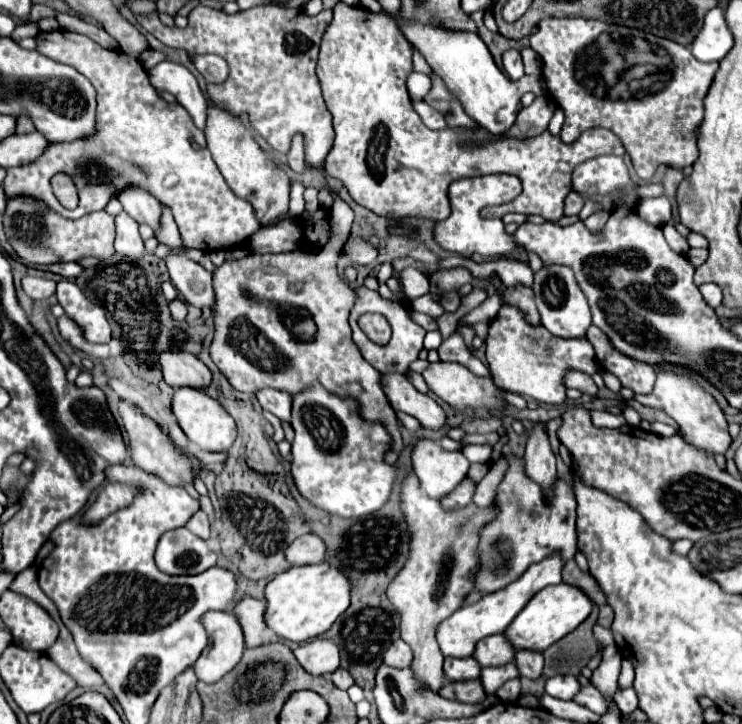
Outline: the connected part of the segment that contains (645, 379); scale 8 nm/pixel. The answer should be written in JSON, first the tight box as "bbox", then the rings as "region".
{"bbox":[588,325,656,393],"region":[[[592,325],[588,329],[588,341],[592,343],[592,347],[596,351],[596,359],[598,359],[600,367],[604,371],[614,373],[620,379],[622,387],[628,387],[634,393],[652,391],[652,385],[656,381],[656,371],[652,365],[636,361],[636,359],[626,357],[620,351],[616,351],[614,345],[608,341],[608,337],[596,325]]]}

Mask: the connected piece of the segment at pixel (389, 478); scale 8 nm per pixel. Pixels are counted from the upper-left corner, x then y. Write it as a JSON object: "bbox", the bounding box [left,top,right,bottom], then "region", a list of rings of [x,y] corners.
{"bbox":[290,385,396,517],"region":[[[312,385],[312,387],[306,389],[304,393],[294,395],[294,403],[292,403],[292,427],[294,427],[296,437],[294,437],[294,441],[292,441],[292,469],[290,469],[290,471],[292,471],[294,485],[298,487],[298,491],[302,493],[304,499],[308,499],[314,507],[320,507],[320,509],[324,509],[326,513],[336,515],[336,517],[362,517],[362,515],[368,515],[368,513],[380,509],[380,507],[386,503],[386,499],[388,499],[388,495],[390,495],[390,491],[392,491],[392,483],[394,483],[394,479],[396,479],[396,467],[384,463],[384,455],[388,453],[390,437],[388,437],[386,429],[384,429],[380,423],[368,423],[368,421],[364,421],[364,419],[358,415],[358,405],[356,405],[356,401],[352,401],[352,399],[340,399],[340,397],[336,397],[336,395],[328,393],[328,391],[324,391],[320,385]]]}

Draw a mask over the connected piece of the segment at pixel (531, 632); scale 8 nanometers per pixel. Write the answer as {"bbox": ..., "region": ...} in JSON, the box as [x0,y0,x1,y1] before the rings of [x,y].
{"bbox":[504,583,592,651],"region":[[[566,583],[560,585],[552,585],[548,589],[542,589],[516,617],[514,621],[508,625],[508,629],[504,631],[508,643],[520,651],[546,651],[552,643],[556,643],[558,639],[562,639],[564,635],[572,633],[592,611],[592,601],[578,589]]]}

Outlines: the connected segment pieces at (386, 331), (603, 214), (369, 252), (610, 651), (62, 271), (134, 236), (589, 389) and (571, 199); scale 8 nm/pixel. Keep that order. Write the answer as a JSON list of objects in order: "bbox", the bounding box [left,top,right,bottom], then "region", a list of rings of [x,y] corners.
[{"bbox":[358,315,390,343],"region":[[[362,315],[358,319],[362,331],[374,341],[374,343],[388,343],[390,341],[390,325],[382,315]]]},{"bbox":[584,211,610,233],"region":[[[600,211],[600,213],[594,213],[588,217],[588,219],[584,219],[584,225],[592,231],[592,233],[602,233],[602,229],[604,229],[604,225],[610,216],[610,213],[607,211]]]},{"bbox":[344,241,378,265],"region":[[[346,241],[344,251],[352,259],[354,265],[368,265],[378,255],[376,247],[372,247],[370,243],[364,243],[364,241]]]},{"bbox":[590,645,622,699],"region":[[[616,645],[604,647],[604,651],[602,651],[602,663],[592,673],[592,679],[590,679],[594,683],[594,687],[600,693],[604,693],[608,699],[618,689],[616,681],[618,681],[618,673],[620,673],[620,661],[622,661],[622,655],[616,649]]]},{"bbox":[39,262,84,279],"region":[[[76,262],[55,263],[54,265],[40,266],[39,268],[68,279],[76,278],[84,271],[84,268]]]},{"bbox":[116,213,146,259],"region":[[[120,213],[116,217],[116,253],[128,259],[140,259],[146,249],[144,249],[144,241],[138,233],[138,223],[128,217],[128,213]]]},{"bbox":[564,371,598,395],"region":[[[568,371],[564,375],[564,385],[566,387],[574,387],[574,389],[578,389],[582,393],[588,393],[588,395],[596,395],[598,393],[598,387],[592,381],[592,377],[582,373],[582,371]]]},{"bbox":[564,191,583,216],"region":[[[571,191],[564,202],[564,214],[566,216],[578,215],[583,206],[583,198],[575,191]]]}]

